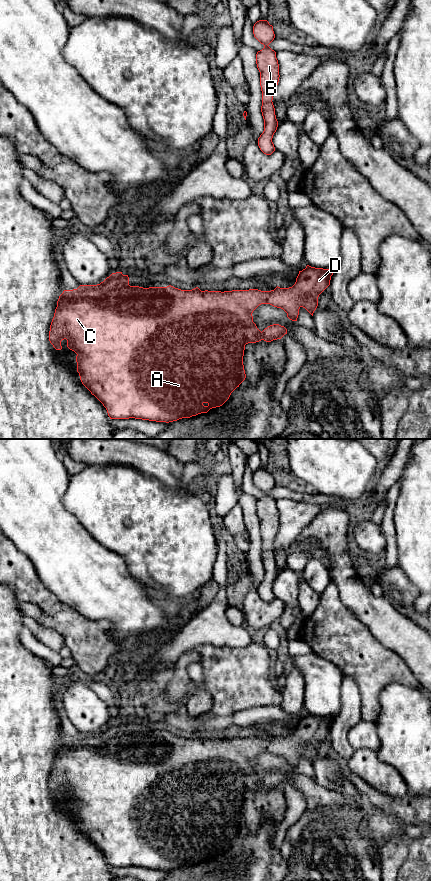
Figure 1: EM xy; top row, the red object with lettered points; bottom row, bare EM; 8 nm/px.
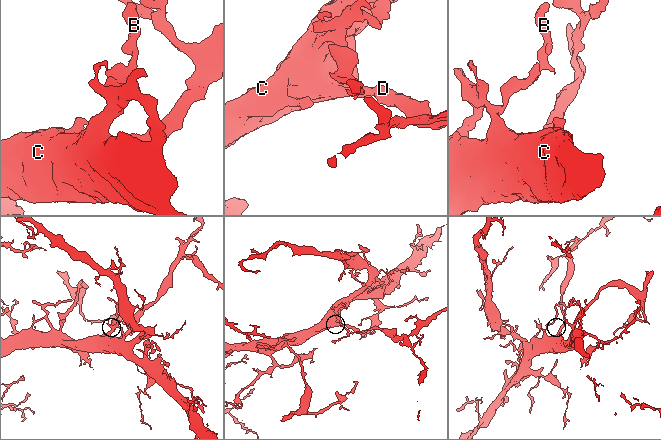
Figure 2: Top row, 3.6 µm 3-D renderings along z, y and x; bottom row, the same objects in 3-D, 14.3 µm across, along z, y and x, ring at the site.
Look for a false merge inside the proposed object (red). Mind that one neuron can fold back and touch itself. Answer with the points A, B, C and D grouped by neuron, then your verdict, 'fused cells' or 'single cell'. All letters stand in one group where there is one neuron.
groups A B C D; single cell

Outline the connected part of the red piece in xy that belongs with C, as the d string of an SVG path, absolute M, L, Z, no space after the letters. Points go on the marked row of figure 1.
M309 265L299 271L296 282L292 287L276 287L271 291L261 291L258 289L232 290L232 291L201 291L198 287L192 290L181 290L171 285L167 287L130 286L128 275L122 272L112 273L103 282L97 285L80 285L77 289L64 290L59 296L54 317L49 331L49 341L56 350L61 350L61 341L67 340L67 347L74 351L77 362L77 372L79 373L82 384L94 395L106 408L110 419L142 419L156 422L173 422L182 418L190 418L201 413L207 413L210 409L222 406L230 397L231 393L239 387L245 380L246 374L243 365L245 345L256 343L261 340L271 342L281 339L287 334L287 329L279 324L273 324L265 328L262 332L253 322L253 311L261 304L270 304L281 308L287 313L287 317L292 321L297 321L299 309L305 308L312 316L318 306L319 295L330 285L331 276L334 269L315 268Z

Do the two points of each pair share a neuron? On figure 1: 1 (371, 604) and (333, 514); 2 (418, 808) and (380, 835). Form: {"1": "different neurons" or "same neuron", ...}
{"1": "same neuron", "2": "different neurons"}

